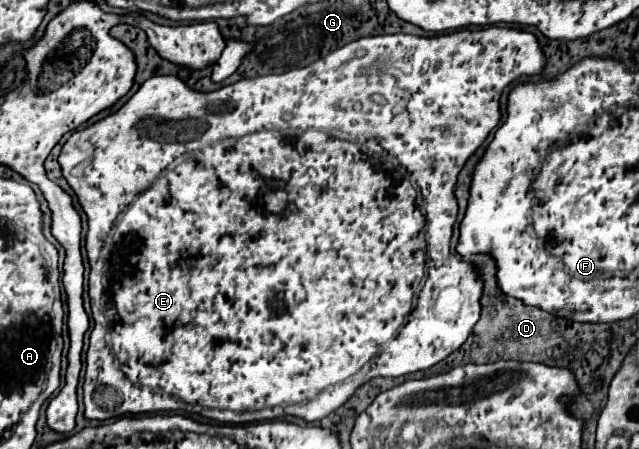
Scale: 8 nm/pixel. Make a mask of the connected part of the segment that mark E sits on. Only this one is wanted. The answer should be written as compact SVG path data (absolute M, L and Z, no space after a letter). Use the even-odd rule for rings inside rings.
M485 27L485 29L477 29L477 31L463 29L463 31L453 31L453 33L441 34L435 37L420 37L417 35L405 35L405 33L377 35L377 37L363 37L363 39L351 41L345 47L329 53L327 57L321 57L319 61L315 61L315 63L307 65L307 67L291 69L291 71L281 73L281 75L265 75L265 77L241 79L241 81L237 81L233 85L225 85L225 87L221 87L217 91L211 91L211 93L193 91L177 77L169 77L169 75L167 77L151 77L137 89L137 93L119 111L107 115L105 119L95 121L93 125L85 127L85 129L77 129L67 139L67 143L63 145L61 155L59 155L59 163L61 163L61 169L63 169L63 177L69 181L69 185L77 193L79 203L81 203L85 215L87 215L87 221L89 221L89 235L87 235L89 243L85 239L85 249L87 249L91 268L88 293L91 299L92 318L95 324L89 337L87 373L85 373L85 383L83 383L85 417L103 421L103 419L111 419L111 417L129 415L129 413L187 411L187 413L199 413L203 417L225 421L225 423L269 421L269 419L275 419L275 417L281 417L281 415L299 415L299 417L303 417L307 421L317 421L327 417L333 409L337 409L337 407L346 403L367 379L373 379L373 377L401 377L401 375L407 375L407 373L415 373L419 369L429 369L435 363L439 363L445 357L449 357L453 351L457 351L465 343L465 339L469 337L469 333L475 327L475 323L479 321L479 315L481 315L479 299L483 295L483 279L477 275L477 269L475 269L475 265L471 261L457 259L455 255L451 255L451 233L453 233L453 221L457 219L457 199L453 195L453 187L455 187L457 175L463 169L465 161L481 147L481 143L487 139L491 129L499 125L499 121L501 121L499 99L501 99L505 87L511 85L513 81L517 81L519 77L529 77L529 75L543 73L545 65L547 65L547 57L543 53L537 37L533 33L529 33L529 31L519 31L519 29L511 29L511 27ZM229 105L233 107L231 111L227 111L227 109L225 111L215 111L215 107L229 107ZM183 153L189 153L189 159L179 163L179 165L173 165L173 161ZM423 275L427 275L427 279L425 279L423 289L417 293L417 305L413 307L413 295L419 289Z

